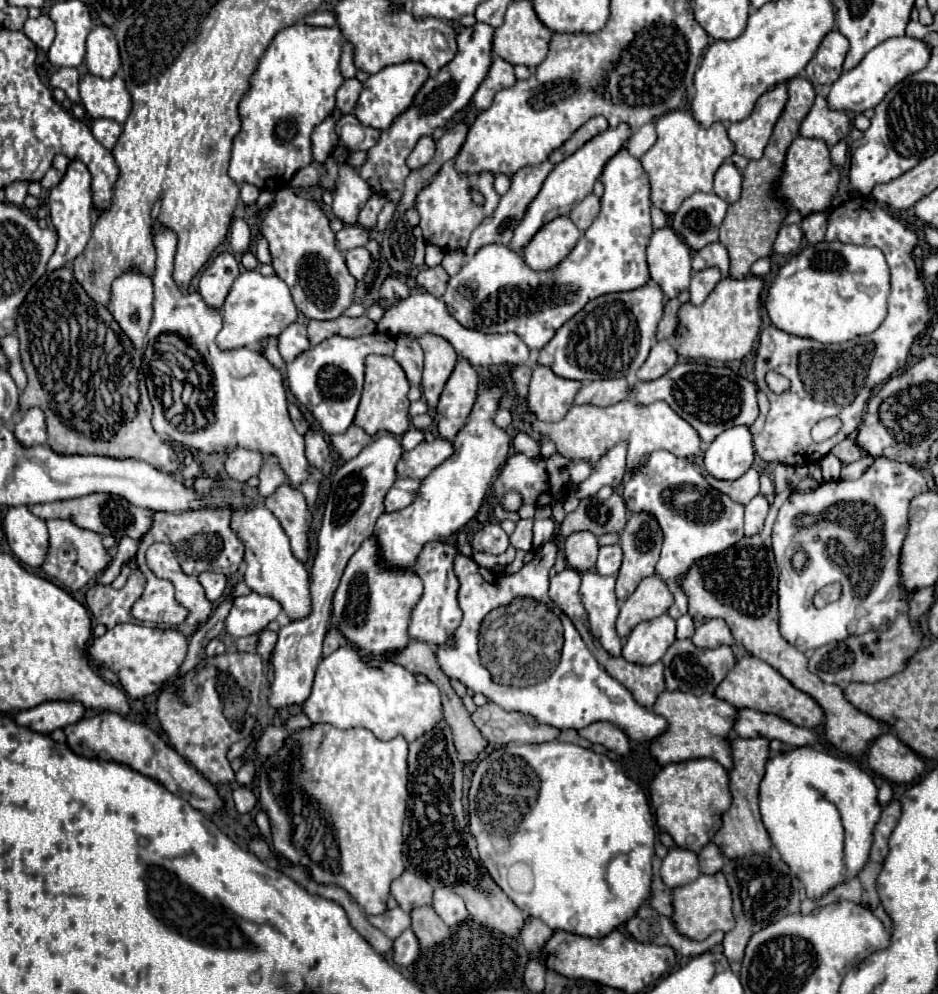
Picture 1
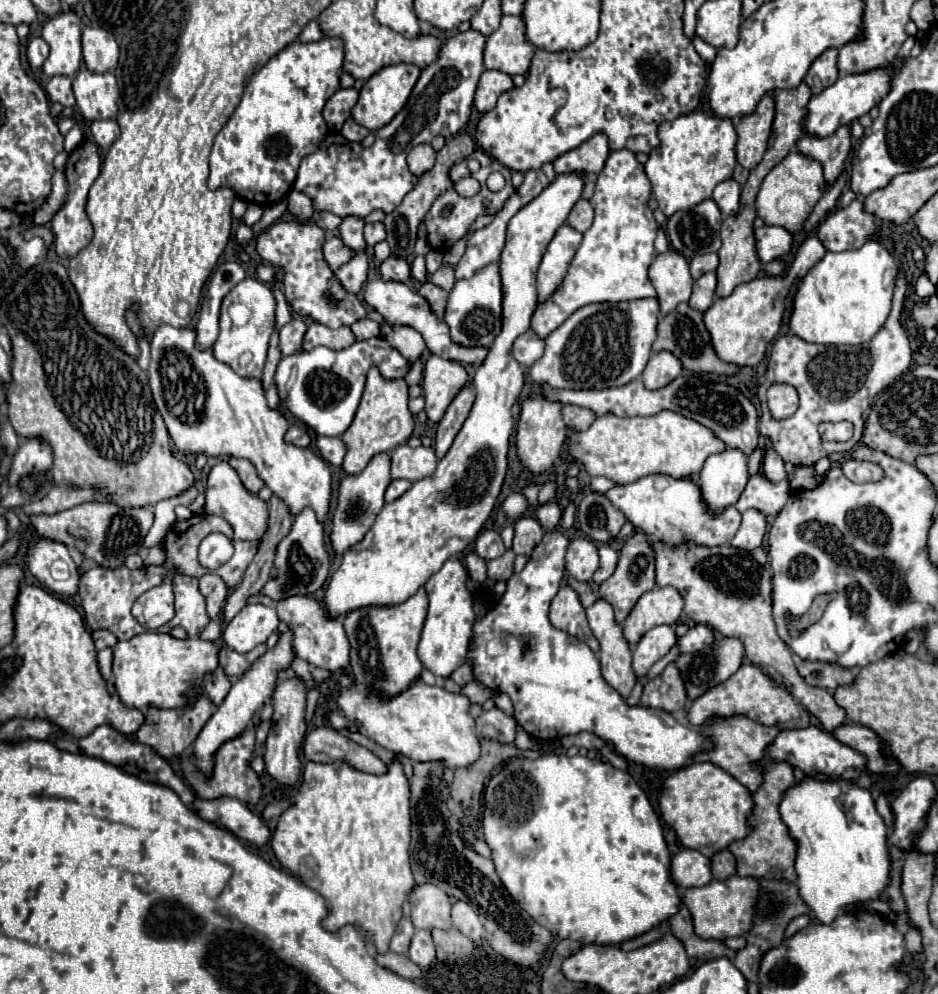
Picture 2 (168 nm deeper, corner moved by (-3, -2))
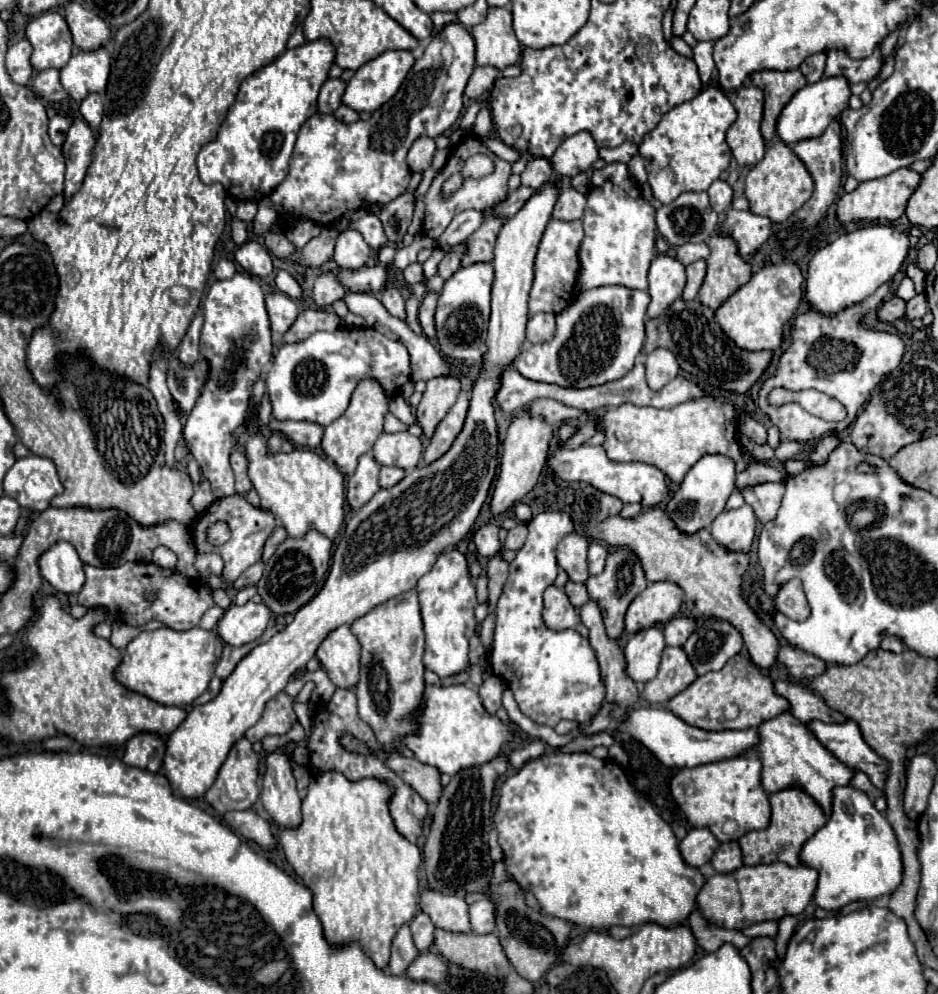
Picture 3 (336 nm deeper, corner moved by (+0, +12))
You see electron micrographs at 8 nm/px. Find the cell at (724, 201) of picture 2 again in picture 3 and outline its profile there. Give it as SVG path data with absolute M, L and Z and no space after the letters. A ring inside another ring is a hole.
M716 179L716 181L710 185L708 195L710 195L710 205L712 205L712 209L714 209L718 215L722 215L726 209L730 209L730 205L732 205L732 187L730 187L726 181Z

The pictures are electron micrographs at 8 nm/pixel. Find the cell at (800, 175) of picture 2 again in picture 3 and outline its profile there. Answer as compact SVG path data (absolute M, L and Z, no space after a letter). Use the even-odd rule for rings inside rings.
M780 139L766 149L764 159L754 165L746 177L746 197L750 201L750 211L770 217L772 223L782 223L794 215L810 199L812 189L812 175L808 169L804 169L804 163L792 153L792 149Z

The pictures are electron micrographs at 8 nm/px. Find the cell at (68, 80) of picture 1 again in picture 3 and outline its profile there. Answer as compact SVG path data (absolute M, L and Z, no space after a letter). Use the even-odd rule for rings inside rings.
M58 69L40 71L32 83L32 89L48 101L62 101L68 97L66 89L60 85L60 71Z

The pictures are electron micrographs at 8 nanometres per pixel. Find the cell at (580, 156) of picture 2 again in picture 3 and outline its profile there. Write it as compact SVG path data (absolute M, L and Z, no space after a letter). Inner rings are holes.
M576 133L560 143L550 163L558 175L572 177L590 169L598 161L598 147L590 133Z

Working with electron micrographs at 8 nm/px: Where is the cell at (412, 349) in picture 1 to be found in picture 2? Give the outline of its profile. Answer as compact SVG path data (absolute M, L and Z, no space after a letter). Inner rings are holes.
M369 309L369 319L379 323L381 337L387 339L403 357L407 357L409 363L413 363L423 355L425 341L423 341L423 335L419 335L419 331L407 325L389 325L383 319L383 315L379 315L375 309Z

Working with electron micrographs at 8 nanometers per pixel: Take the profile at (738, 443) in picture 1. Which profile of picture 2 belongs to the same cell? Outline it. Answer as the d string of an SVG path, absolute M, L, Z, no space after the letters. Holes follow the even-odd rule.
M725 449L723 453L711 455L701 469L701 499L717 515L737 503L747 481L747 457L741 451Z

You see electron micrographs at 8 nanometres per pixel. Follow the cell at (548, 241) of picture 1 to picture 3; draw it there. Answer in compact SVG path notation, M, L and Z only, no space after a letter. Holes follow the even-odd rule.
M550 219L544 237L538 247L534 265L534 285L530 291L530 317L538 311L560 313L574 299L574 283L578 273L578 247L584 237L582 221L560 221Z

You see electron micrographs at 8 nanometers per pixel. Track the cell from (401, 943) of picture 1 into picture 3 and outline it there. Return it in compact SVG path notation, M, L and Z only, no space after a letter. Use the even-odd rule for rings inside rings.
M416 913L416 917L410 921L410 931L412 931L412 939L414 939L414 945L418 947L418 951L426 951L432 941L434 941L434 925L430 921L430 917L426 913Z

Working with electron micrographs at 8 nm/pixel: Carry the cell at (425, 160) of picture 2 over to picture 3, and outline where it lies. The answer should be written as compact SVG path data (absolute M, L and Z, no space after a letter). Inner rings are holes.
M418 137L408 151L408 167L412 171L424 171L430 167L436 151L436 143L430 137Z

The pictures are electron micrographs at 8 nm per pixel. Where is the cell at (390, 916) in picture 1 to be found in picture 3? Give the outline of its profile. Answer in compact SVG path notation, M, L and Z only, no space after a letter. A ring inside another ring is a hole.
M404 923L396 931L396 937L392 939L392 955L390 955L388 971L392 975L404 975L404 969L414 961L416 955L418 955L418 949L414 947L410 927L408 927L408 923Z

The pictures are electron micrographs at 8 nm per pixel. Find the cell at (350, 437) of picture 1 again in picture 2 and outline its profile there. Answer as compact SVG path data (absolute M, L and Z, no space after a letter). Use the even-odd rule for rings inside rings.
M317 437L315 445L317 445L321 457L327 463L333 463L333 465L341 465L343 463L345 447L343 447L343 441L339 437Z

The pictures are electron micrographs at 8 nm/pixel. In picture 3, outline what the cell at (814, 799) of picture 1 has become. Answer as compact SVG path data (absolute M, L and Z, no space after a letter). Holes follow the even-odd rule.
M850 785L832 791L832 813L828 821L804 843L800 859L818 871L814 901L832 911L856 899L876 899L890 895L902 881L902 859L894 831L886 817L874 807L870 797Z

